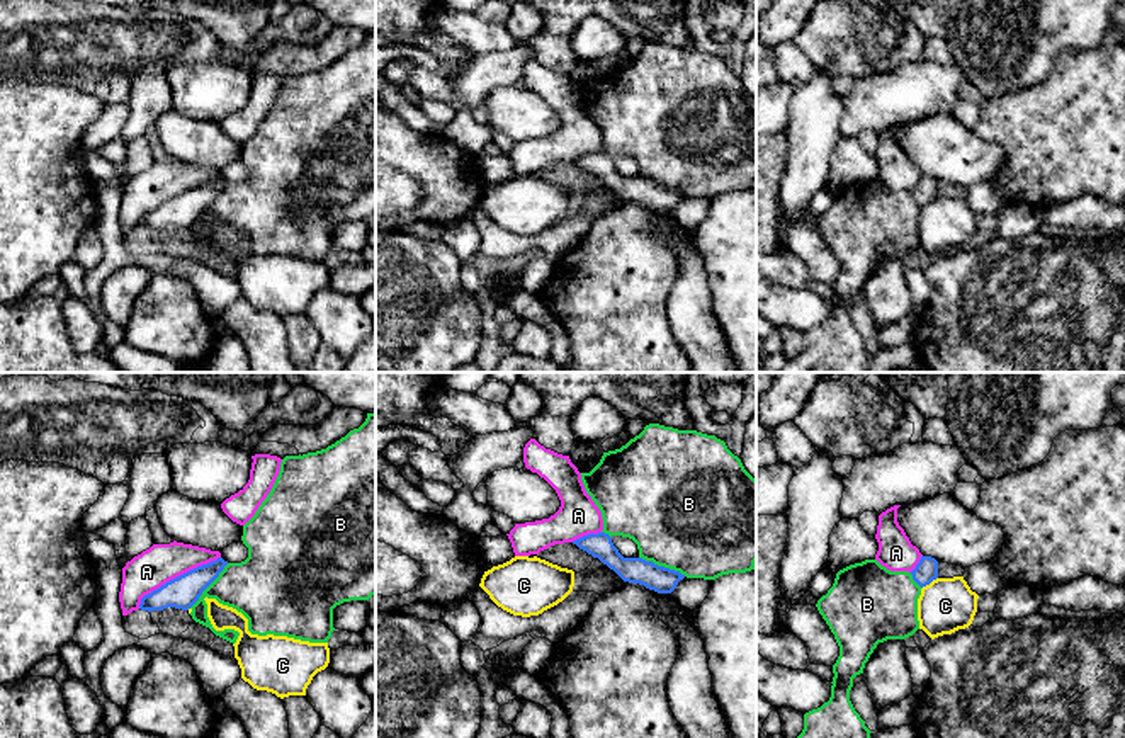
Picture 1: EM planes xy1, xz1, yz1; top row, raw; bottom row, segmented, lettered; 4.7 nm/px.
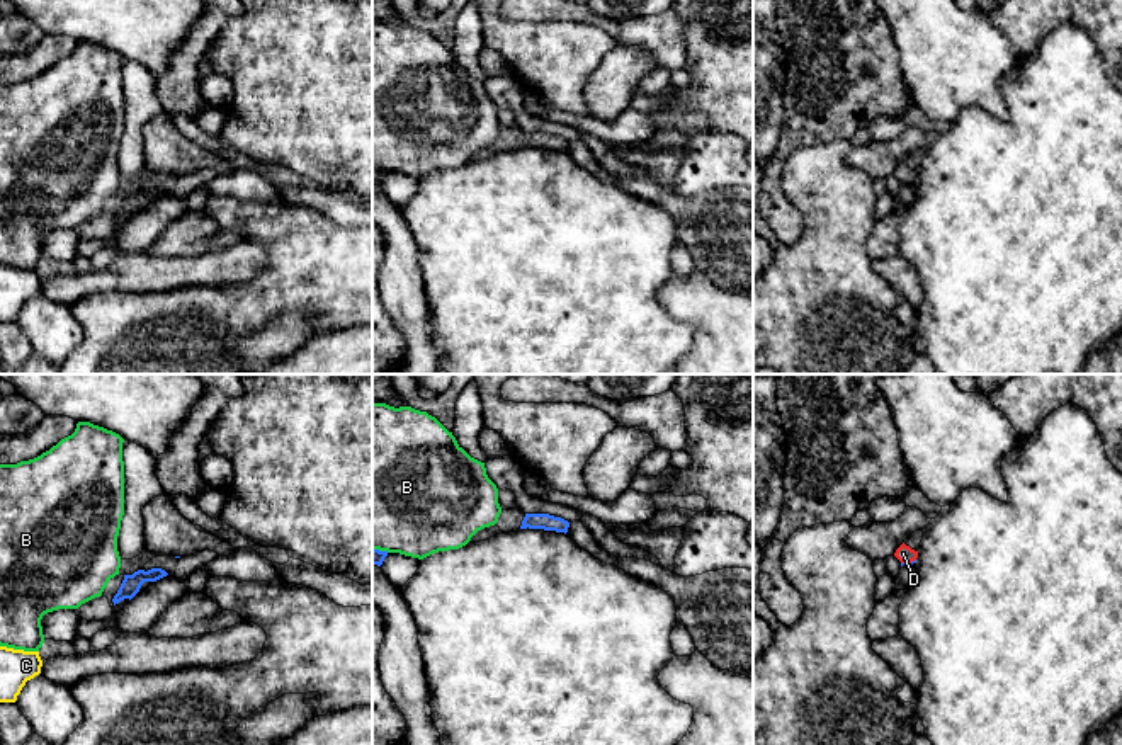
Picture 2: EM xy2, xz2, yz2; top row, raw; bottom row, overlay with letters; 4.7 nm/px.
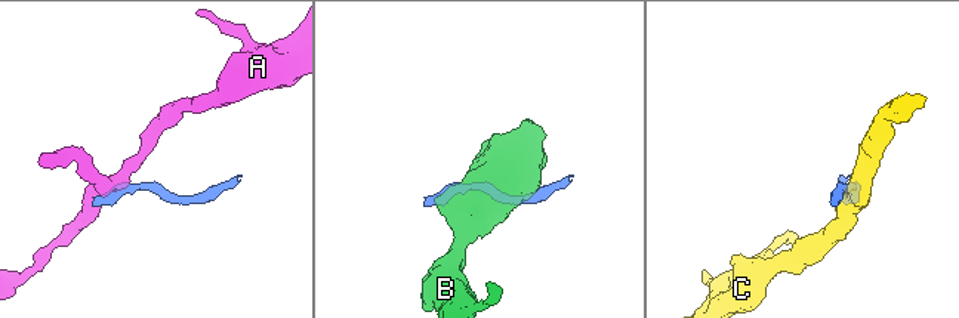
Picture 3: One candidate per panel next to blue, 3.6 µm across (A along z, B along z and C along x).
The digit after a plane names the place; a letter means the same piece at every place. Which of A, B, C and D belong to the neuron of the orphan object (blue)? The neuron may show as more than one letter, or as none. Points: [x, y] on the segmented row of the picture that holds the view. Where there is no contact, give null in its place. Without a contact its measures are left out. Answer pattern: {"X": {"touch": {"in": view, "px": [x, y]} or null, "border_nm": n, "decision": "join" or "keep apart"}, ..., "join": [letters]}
{"A": {"touch": {"in": "xy1", "px": [177, 577]}, "border_nm": 460, "decision": "keep apart"}, "B": {"touch": {"in": "xz1", "px": [663, 567]}, "border_nm": 240, "decision": "keep apart"}, "C": {"touch": {"in": "yz1", "px": [928, 584]}, "border_nm": 100, "decision": "keep apart"}, "D": {"touch": {"in": "yz2", "px": [908, 563]}, "border_nm": 80, "decision": "join"}, "join": ["D"]}

